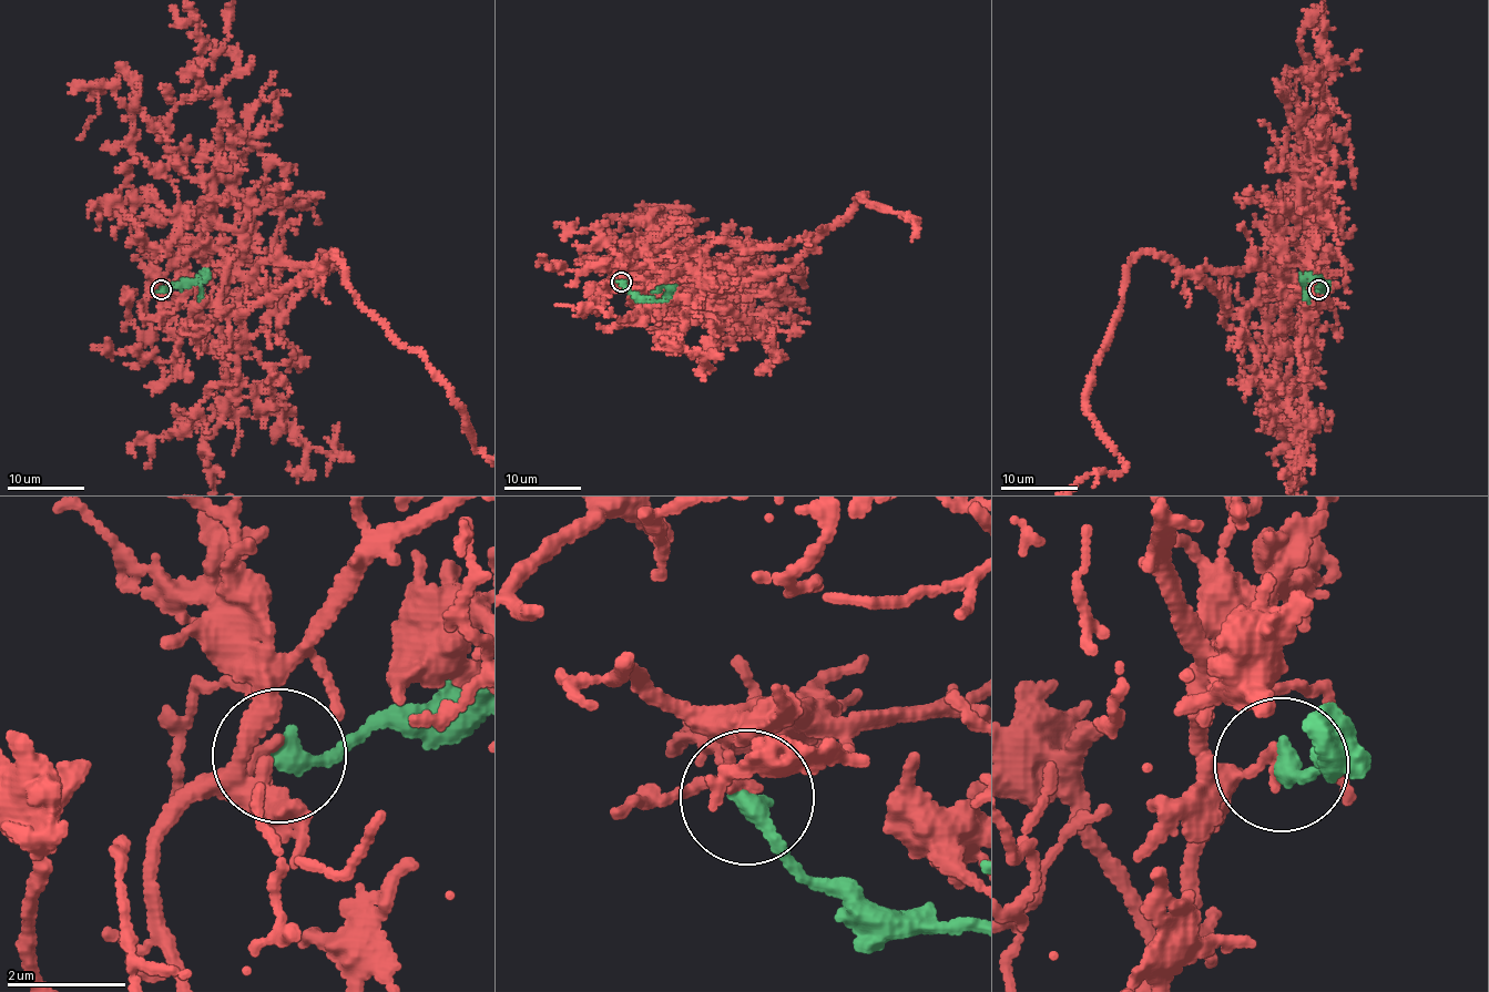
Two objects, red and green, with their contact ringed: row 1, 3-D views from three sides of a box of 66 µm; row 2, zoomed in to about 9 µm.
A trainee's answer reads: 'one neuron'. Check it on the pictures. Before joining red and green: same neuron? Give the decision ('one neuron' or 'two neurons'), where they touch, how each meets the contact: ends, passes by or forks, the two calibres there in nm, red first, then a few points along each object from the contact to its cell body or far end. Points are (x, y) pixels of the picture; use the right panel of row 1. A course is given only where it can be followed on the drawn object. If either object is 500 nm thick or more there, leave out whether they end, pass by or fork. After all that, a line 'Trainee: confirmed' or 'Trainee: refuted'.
two neurons; place (1318, 289); red ends; green ends; calibres 170 and 360 nm; course red (1317, 289), (1289, 243), (1232, 314), (1134, 258), (1085, 409), (1123, 470); course green (1318, 289), (1324, 286), (1318, 277), (1305, 283), (1304, 294), (1308, 302)
Trainee: refuted

